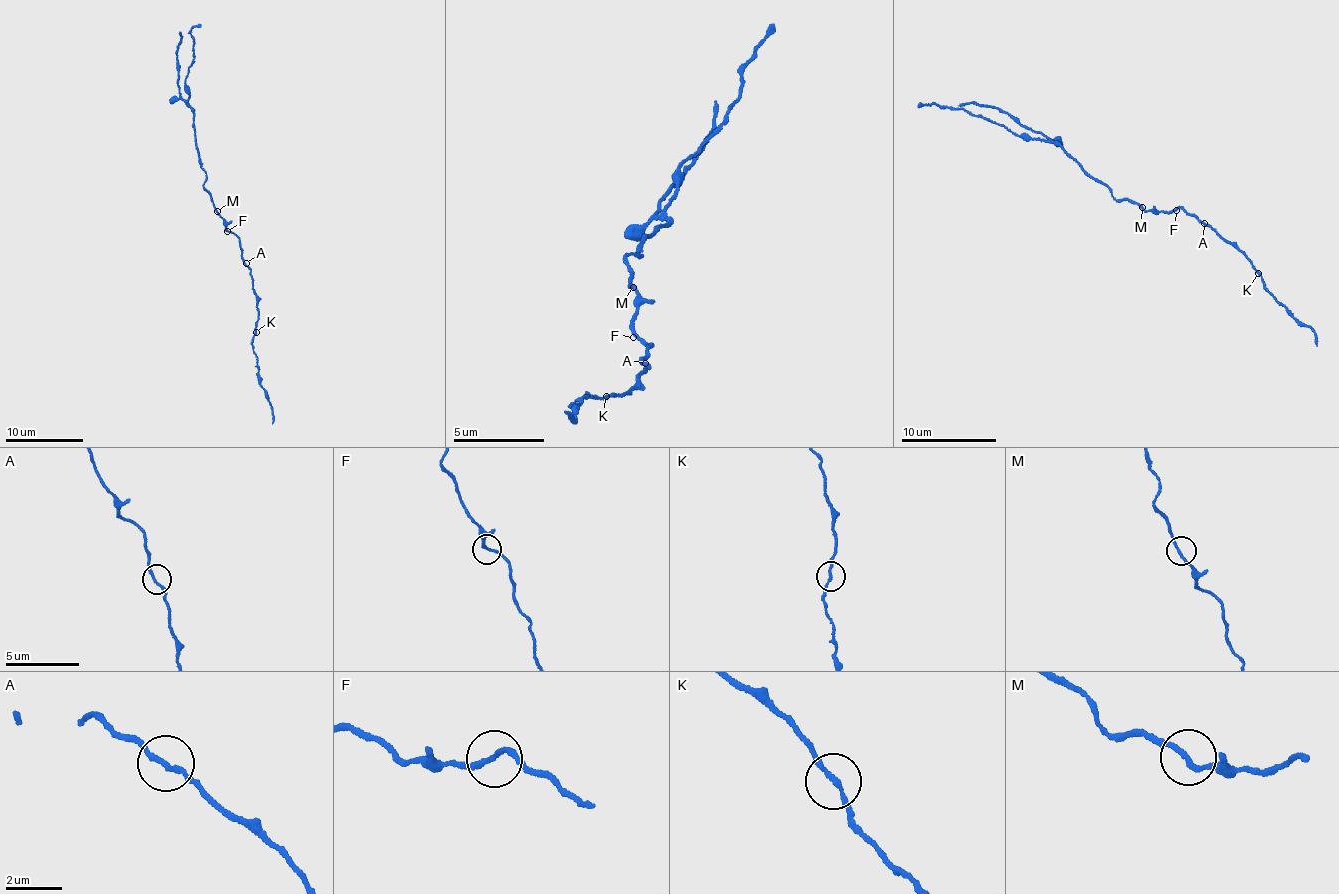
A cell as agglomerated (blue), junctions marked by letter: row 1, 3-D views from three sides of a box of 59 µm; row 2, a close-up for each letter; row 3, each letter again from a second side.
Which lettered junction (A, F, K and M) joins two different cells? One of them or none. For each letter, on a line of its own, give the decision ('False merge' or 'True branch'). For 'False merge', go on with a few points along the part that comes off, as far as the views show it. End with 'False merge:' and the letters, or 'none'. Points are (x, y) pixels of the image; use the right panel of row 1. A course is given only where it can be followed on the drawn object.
A: True branch
F: True branch
K: True branch
M: True branch
False merge: none

